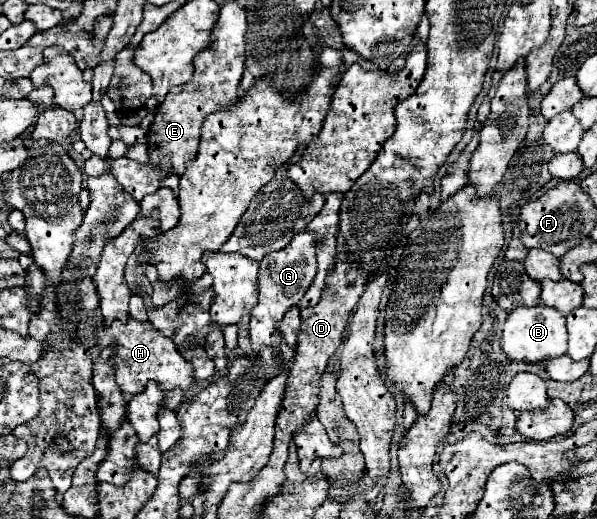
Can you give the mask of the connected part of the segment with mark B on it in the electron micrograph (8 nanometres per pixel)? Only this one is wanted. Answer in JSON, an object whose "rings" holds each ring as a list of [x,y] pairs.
{"rings":[[[536,305],[536,307],[516,307],[508,313],[504,331],[500,337],[500,347],[514,361],[540,363],[540,361],[564,355],[566,341],[568,341],[568,333],[566,333],[564,315],[552,307]]]}

